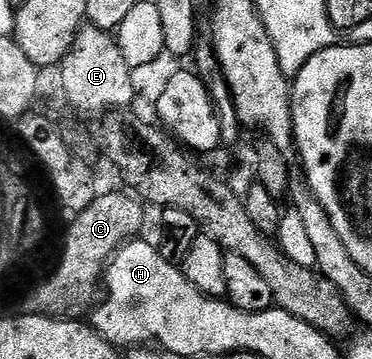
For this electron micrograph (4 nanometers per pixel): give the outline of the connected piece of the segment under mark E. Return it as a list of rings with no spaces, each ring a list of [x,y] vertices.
[[[86,24],[78,31],[72,48],[66,53],[60,63],[62,70],[62,94],[82,114],[101,116],[111,110],[125,110],[135,105],[136,99],[132,90],[131,69],[124,60],[124,55],[118,47],[118,39],[109,30],[101,30]]]

